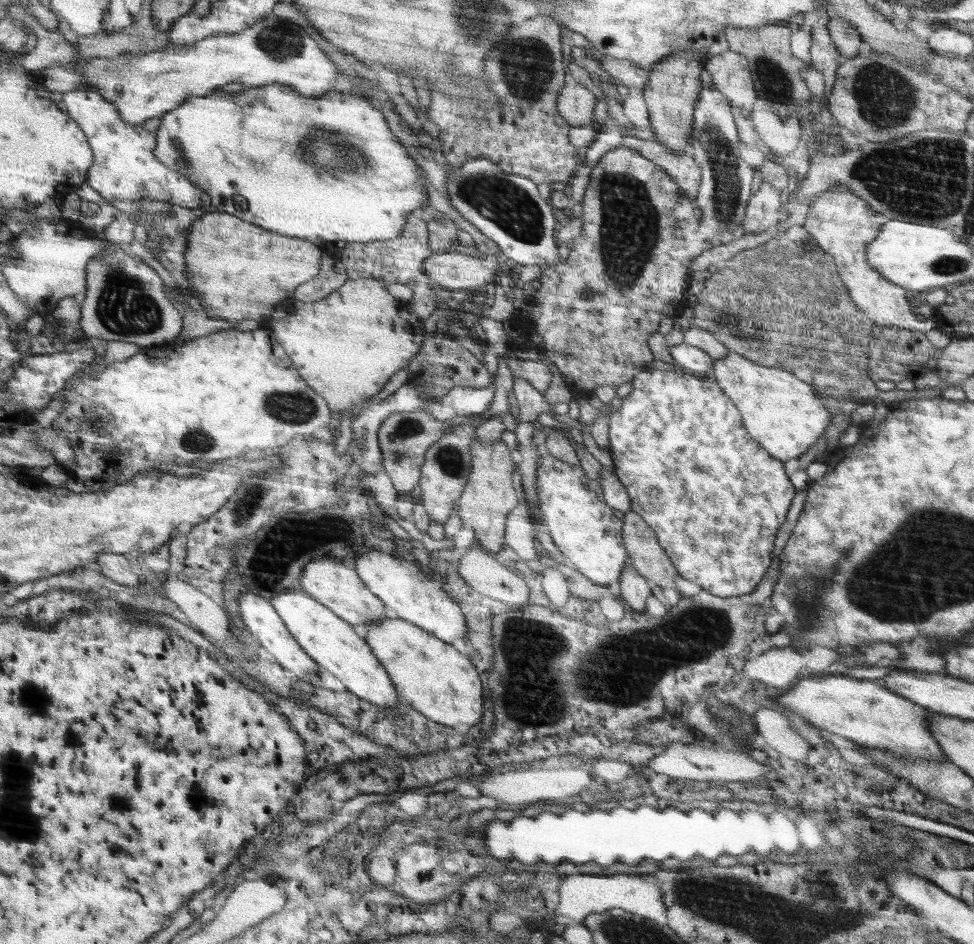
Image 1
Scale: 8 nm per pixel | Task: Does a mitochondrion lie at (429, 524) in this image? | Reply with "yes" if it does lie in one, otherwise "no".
no

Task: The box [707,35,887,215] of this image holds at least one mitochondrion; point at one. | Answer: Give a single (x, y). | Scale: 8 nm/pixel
(773, 82)

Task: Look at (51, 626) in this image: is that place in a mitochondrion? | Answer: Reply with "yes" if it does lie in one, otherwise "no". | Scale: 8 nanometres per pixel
no

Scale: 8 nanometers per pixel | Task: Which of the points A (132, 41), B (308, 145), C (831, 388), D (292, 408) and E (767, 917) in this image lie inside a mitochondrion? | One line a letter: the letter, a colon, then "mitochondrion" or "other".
A: other
B: mitochondrion
C: mitochondrion
D: mitochondrion
E: mitochondrion

